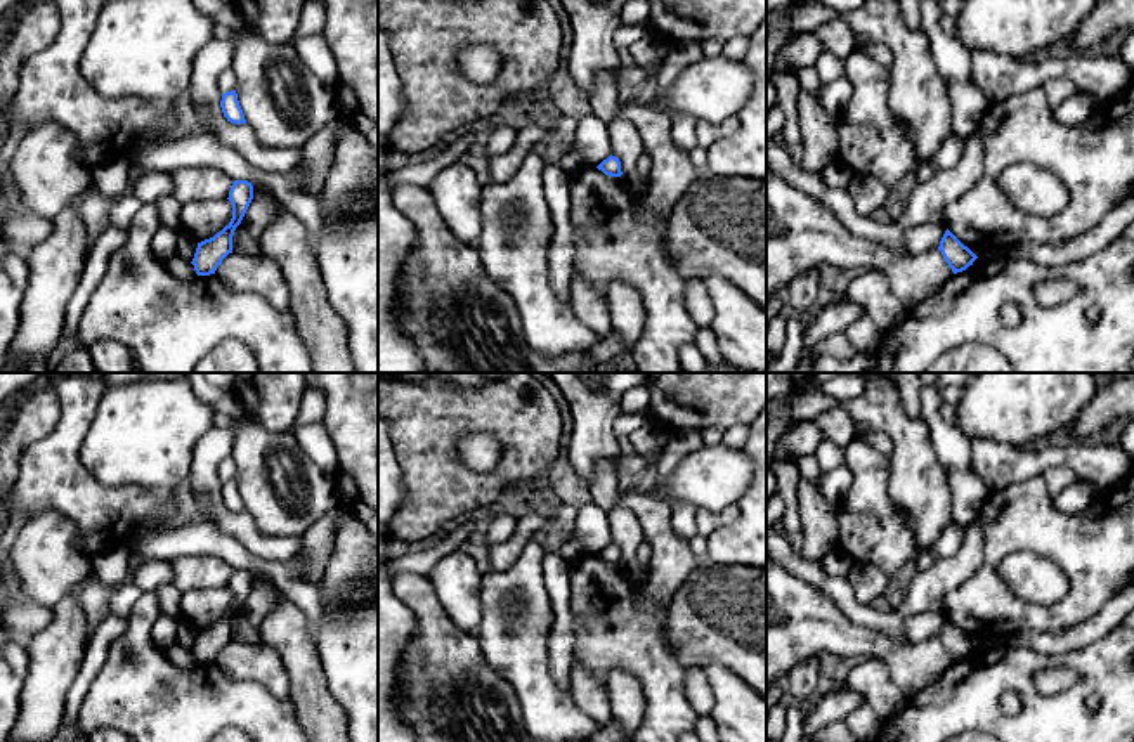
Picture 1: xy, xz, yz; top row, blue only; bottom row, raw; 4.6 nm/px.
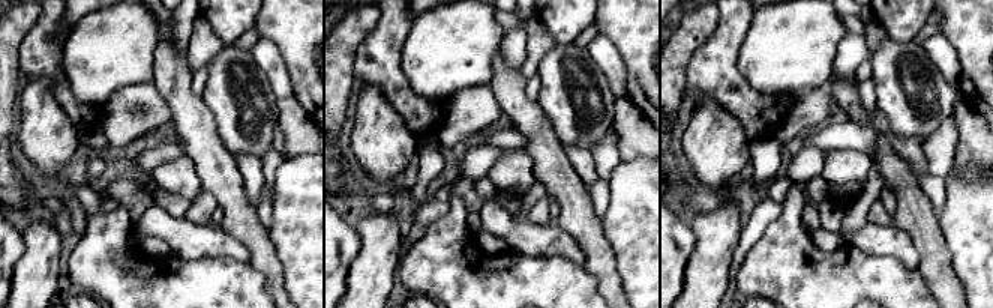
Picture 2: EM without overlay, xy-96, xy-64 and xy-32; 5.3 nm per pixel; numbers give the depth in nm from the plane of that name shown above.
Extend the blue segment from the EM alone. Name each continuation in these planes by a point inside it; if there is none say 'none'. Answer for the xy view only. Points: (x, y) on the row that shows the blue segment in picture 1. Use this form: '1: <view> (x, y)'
none

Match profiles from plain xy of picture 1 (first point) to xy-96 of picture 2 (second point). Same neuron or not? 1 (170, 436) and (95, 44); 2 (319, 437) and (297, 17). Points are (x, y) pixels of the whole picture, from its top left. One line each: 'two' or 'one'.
1: one
2: two

